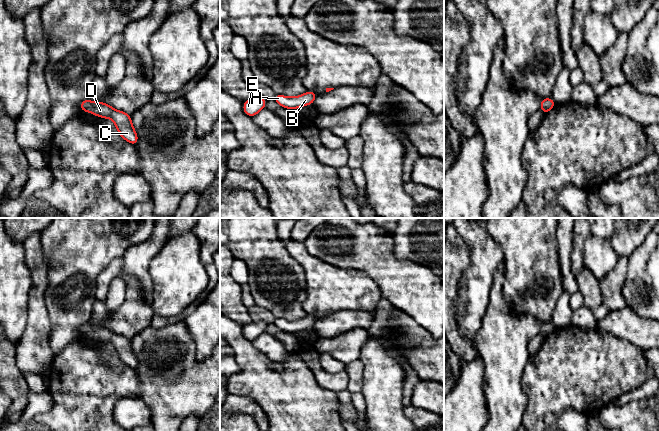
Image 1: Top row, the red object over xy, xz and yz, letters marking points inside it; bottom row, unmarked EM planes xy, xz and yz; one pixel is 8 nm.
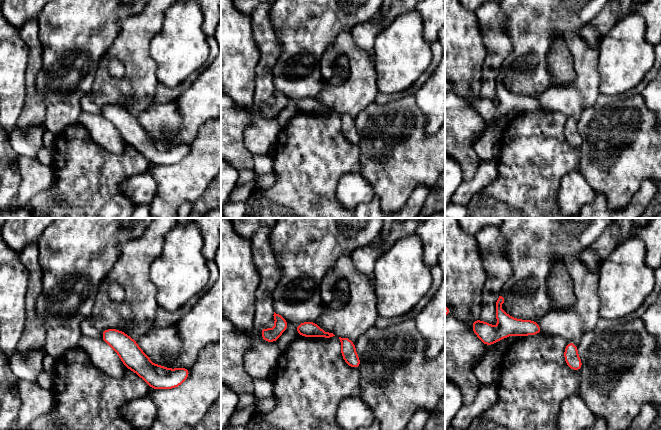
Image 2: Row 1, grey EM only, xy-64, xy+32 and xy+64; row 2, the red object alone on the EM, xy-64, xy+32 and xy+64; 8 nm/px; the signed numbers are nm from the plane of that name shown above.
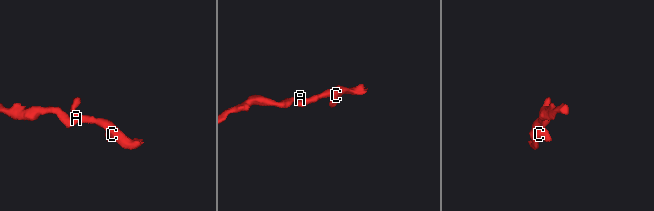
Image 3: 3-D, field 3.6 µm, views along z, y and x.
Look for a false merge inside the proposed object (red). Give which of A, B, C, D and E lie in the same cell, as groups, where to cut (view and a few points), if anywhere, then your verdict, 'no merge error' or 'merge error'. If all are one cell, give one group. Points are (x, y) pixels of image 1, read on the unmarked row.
groups A B C D E; cut none; no merge error

